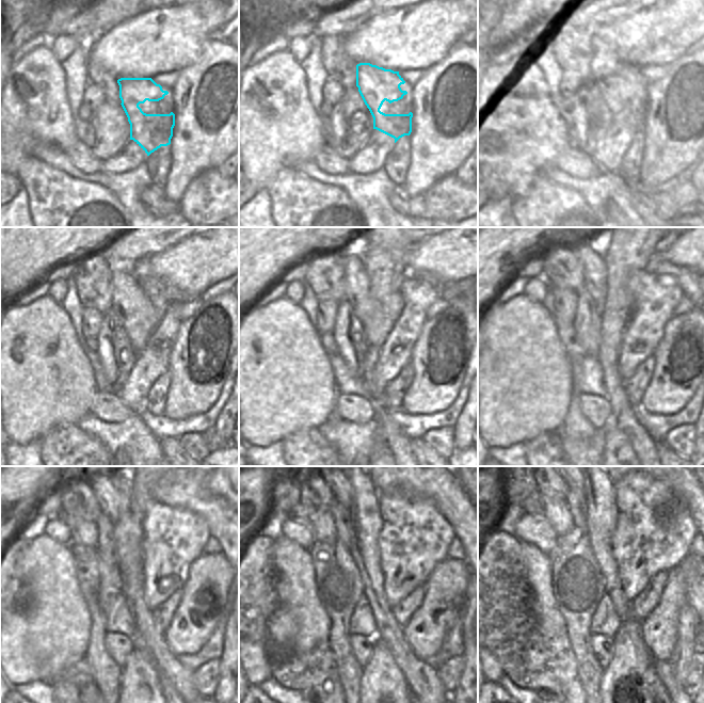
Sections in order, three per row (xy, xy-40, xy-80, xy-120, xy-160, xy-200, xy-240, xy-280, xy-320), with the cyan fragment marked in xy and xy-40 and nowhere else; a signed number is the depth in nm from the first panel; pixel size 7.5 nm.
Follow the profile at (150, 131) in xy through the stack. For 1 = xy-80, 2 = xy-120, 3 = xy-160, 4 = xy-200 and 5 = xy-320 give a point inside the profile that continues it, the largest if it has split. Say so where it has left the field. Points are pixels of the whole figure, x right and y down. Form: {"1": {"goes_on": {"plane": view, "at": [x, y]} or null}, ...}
{"1": {"goes_on": {"plane": "xy-80", "at": [617, 78]}}, "2": {"goes_on": {"plane": "xy-120", "at": [136, 310]}}, "3": {"goes_on": {"plane": "xy-160", "at": [369, 309]}}, "4": {"goes_on": {"plane": "xy-200", "at": [594, 269]}}, "5": {"goes_on": {"plane": "xy-320", "at": [578, 488]}}}

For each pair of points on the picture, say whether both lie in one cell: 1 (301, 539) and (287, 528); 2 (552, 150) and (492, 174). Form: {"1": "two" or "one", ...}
{"1": "one", "2": "one"}

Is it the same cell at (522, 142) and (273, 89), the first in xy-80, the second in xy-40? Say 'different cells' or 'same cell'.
same cell

